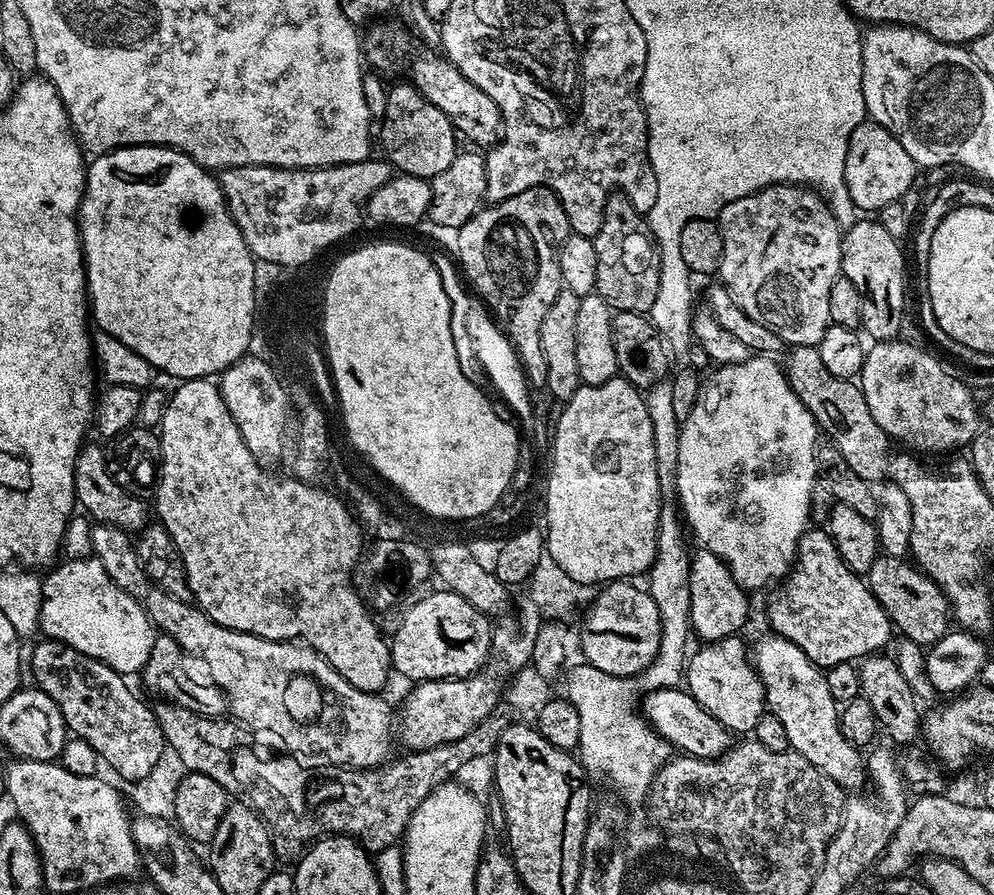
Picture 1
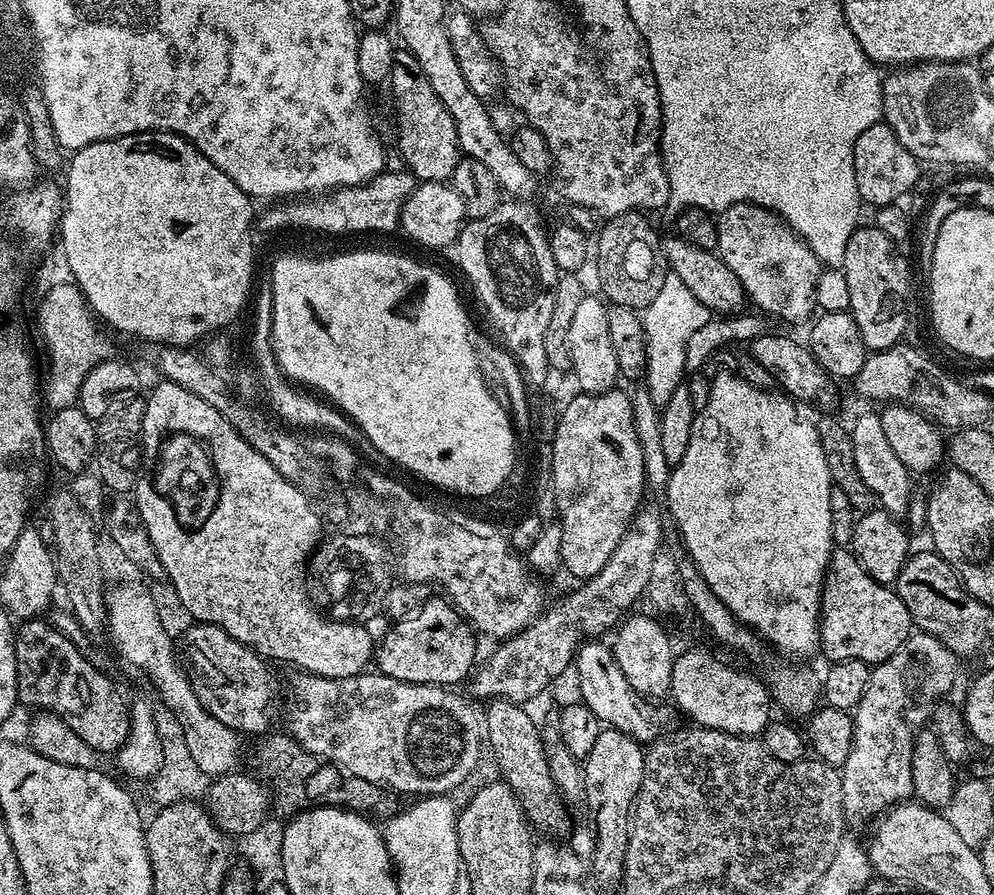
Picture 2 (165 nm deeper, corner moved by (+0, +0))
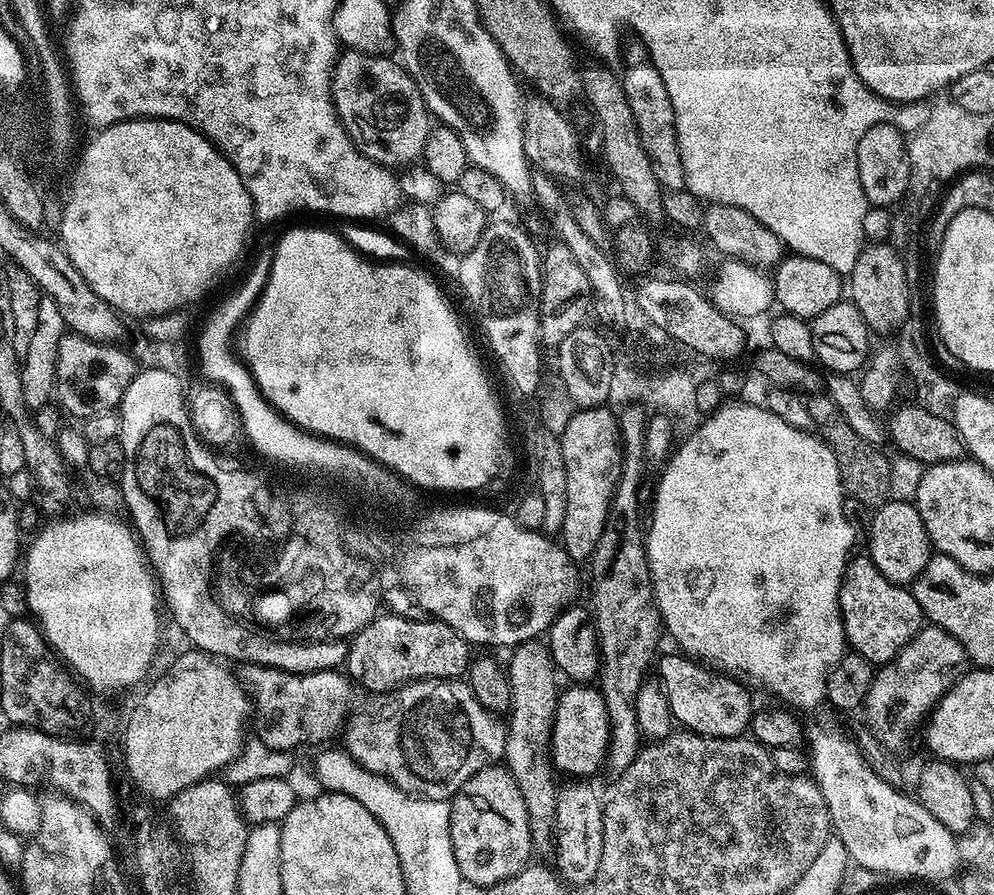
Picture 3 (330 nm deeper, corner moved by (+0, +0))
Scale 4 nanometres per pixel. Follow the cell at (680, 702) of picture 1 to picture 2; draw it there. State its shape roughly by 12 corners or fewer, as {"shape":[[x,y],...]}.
{"shape":[[589,639],[574,657],[579,699],[601,725],[651,745],[673,709],[639,696],[613,649]]}

